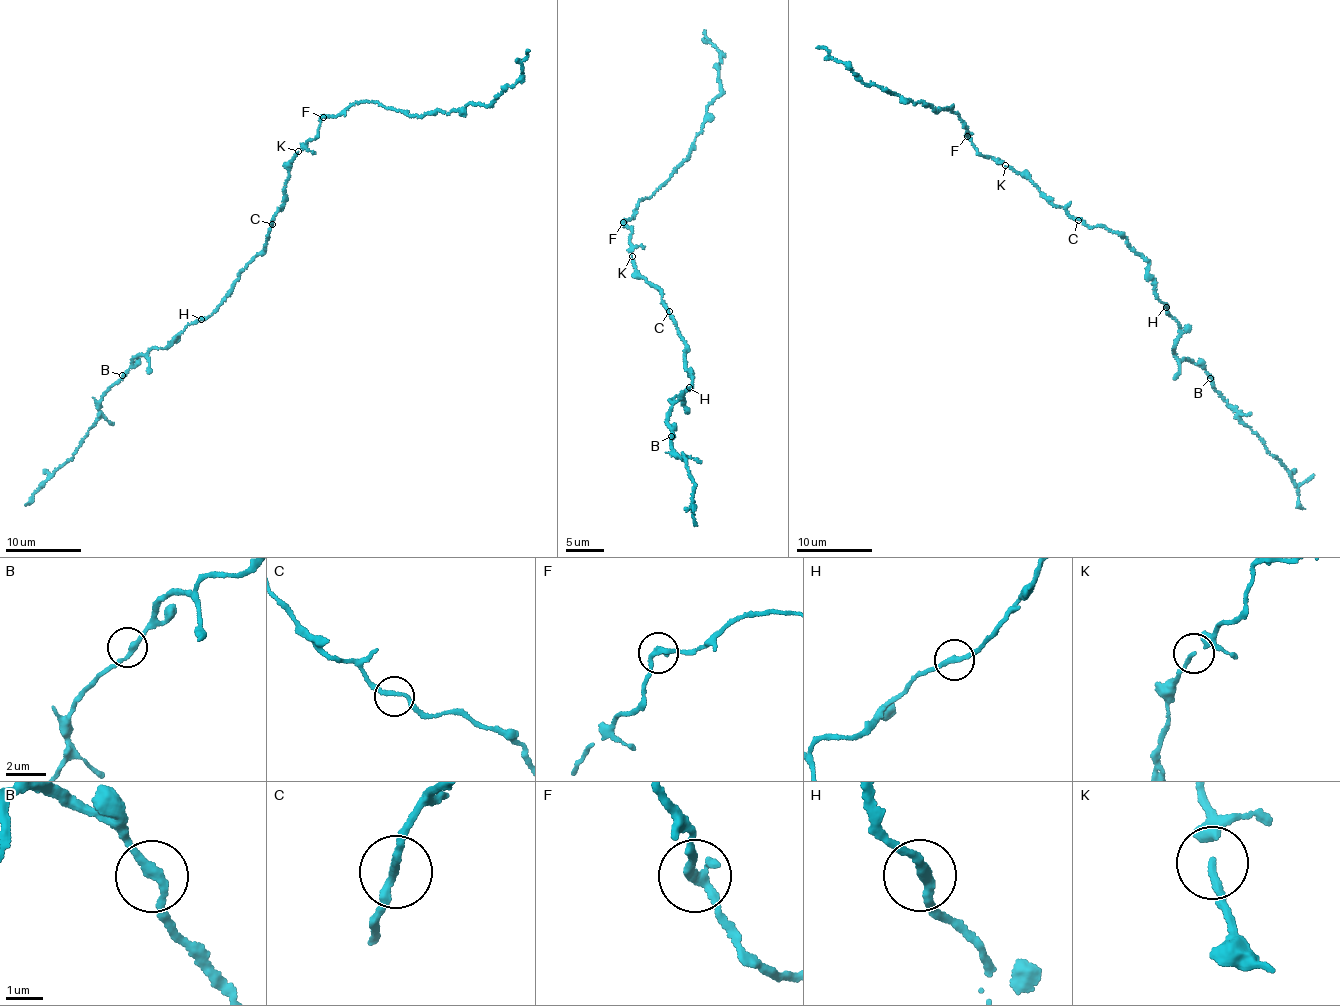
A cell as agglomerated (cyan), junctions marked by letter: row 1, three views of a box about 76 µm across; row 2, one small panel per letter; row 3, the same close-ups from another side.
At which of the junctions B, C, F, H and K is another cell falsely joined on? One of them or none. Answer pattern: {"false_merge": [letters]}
{"false_merge": []}

